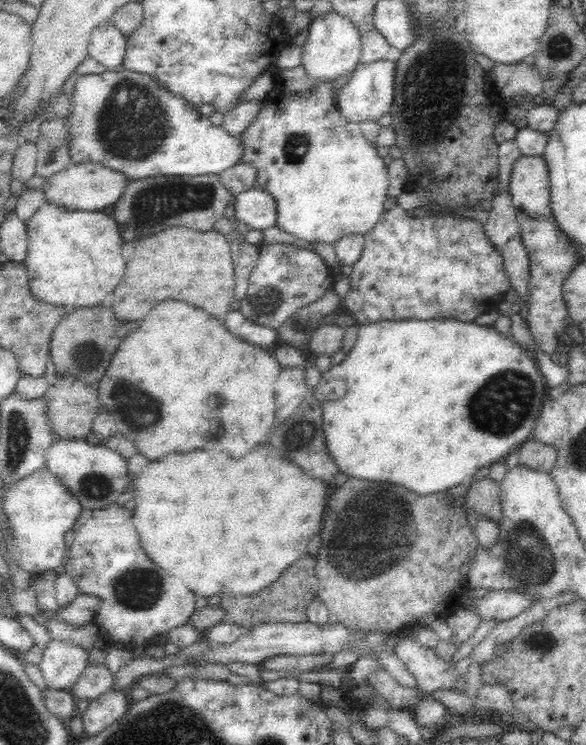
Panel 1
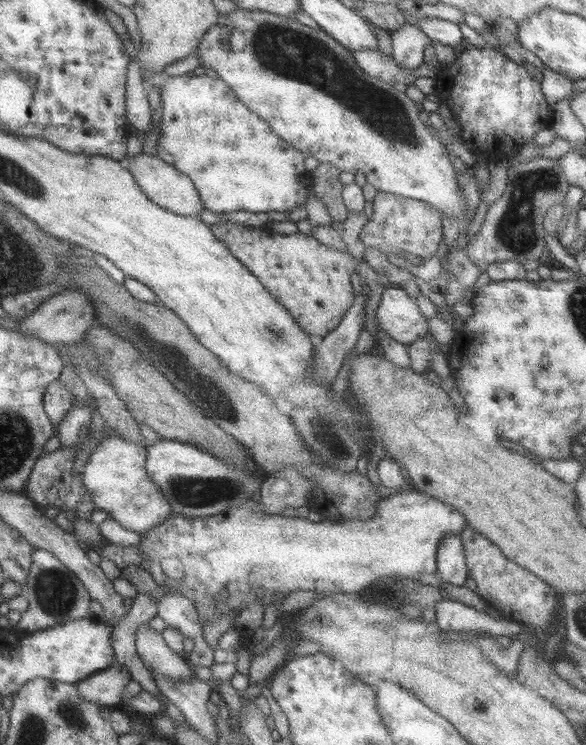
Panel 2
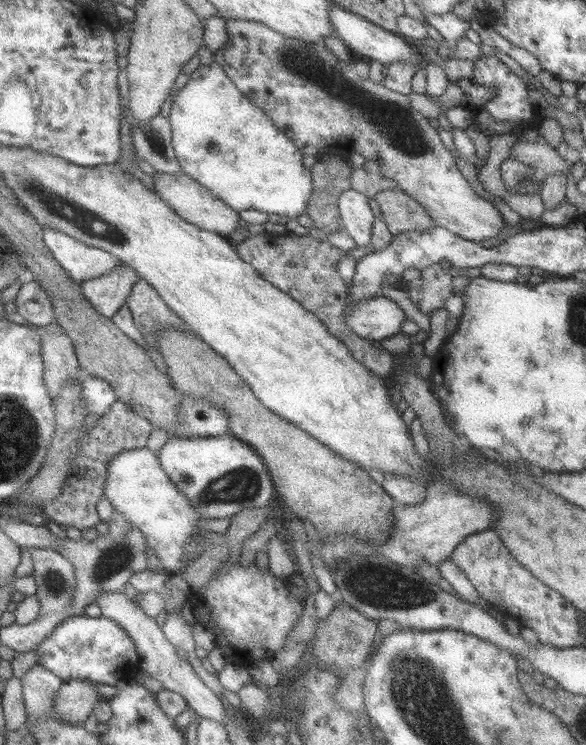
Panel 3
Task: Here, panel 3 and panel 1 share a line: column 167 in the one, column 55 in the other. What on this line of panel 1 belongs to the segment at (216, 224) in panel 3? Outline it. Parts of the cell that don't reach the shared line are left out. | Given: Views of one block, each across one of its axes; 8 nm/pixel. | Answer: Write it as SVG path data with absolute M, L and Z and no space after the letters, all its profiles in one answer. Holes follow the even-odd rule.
M86 160L75 162L64 170L52 174L47 178L43 190L46 192L48 202L58 202L73 210L102 211L108 206L116 205L133 181L134 179L116 167L110 167L109 164L100 161Z

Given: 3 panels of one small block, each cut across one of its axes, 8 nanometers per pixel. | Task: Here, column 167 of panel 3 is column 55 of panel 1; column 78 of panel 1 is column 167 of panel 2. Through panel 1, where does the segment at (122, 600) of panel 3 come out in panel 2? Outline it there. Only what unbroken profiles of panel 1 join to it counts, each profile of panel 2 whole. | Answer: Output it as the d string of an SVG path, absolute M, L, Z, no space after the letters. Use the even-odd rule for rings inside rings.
M148 623L138 631L138 648L140 656L154 673L182 679L182 682L196 679L195 666L188 657L172 650L164 633L152 629Z

